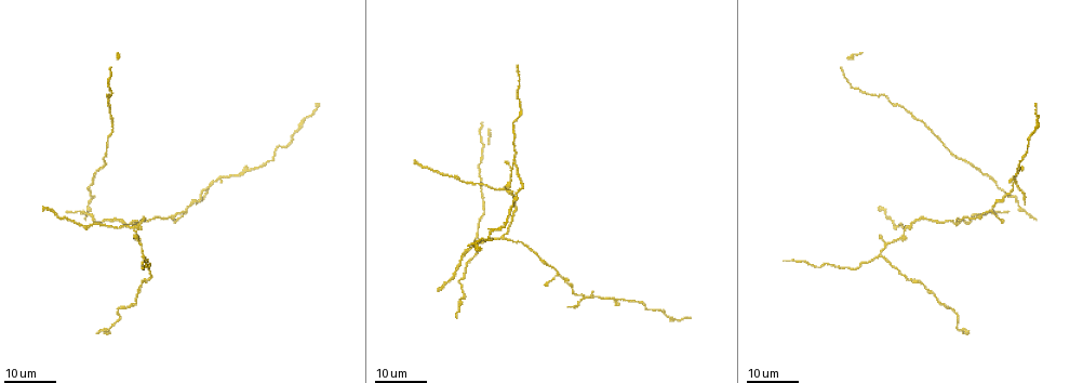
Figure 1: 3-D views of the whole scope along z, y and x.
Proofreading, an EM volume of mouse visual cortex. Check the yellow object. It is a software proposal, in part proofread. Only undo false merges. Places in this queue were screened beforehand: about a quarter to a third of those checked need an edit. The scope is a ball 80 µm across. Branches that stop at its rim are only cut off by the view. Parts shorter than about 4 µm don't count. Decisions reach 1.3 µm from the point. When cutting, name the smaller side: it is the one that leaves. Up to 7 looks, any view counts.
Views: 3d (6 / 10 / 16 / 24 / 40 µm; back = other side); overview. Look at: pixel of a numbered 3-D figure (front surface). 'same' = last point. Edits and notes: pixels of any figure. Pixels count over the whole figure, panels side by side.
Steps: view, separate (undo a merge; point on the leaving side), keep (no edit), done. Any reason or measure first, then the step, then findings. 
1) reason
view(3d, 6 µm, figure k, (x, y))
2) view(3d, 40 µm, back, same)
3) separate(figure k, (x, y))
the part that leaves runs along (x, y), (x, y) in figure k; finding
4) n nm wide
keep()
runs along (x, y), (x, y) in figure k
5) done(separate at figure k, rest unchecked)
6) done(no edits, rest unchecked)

a fork
view(3d, 24 µm, figure 1, (501, 238))

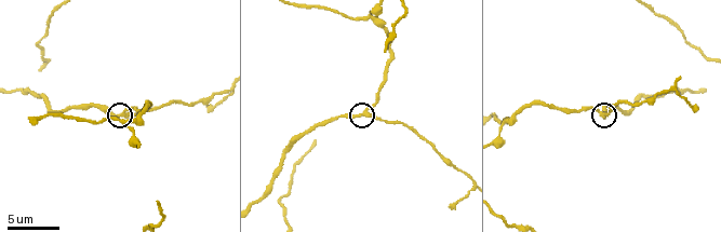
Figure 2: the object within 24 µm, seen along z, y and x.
closer look
view(3d, 10 µm, figure 2, (603, 115))

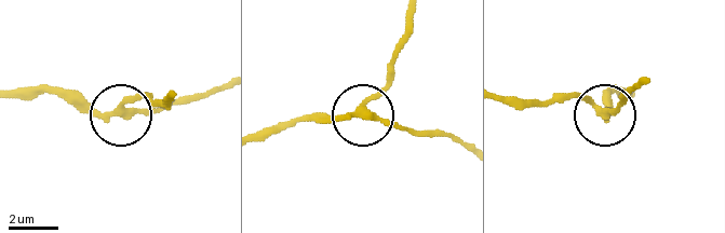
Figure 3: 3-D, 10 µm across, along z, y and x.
keep()
runs along (262, 139), (299, 121), (359, 112), (390, 73) in figure 3; continuous, no second cell

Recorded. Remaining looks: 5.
three-way junction
view(3d, 16 µm, figure 2, (125, 123))

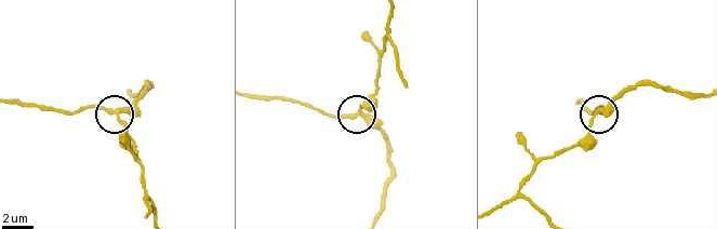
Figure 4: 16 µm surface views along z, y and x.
240 nm wide
keep()
runs along (374, 217), (392, 171), (386, 140), (357, 115), (322, 113) in figure 4; all the same cell

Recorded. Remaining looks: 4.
arms part here
view(3d, 16 µm, figure 1, (141, 254))

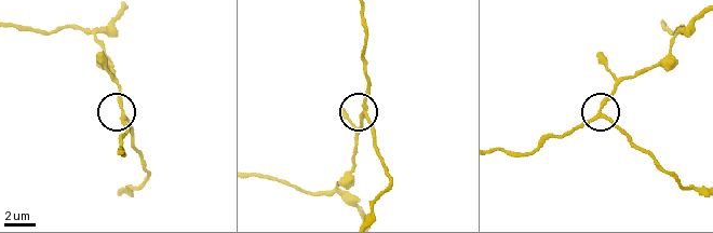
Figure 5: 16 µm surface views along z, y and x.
closer look
view(3d, 6 µm, figure 5, (600, 115))

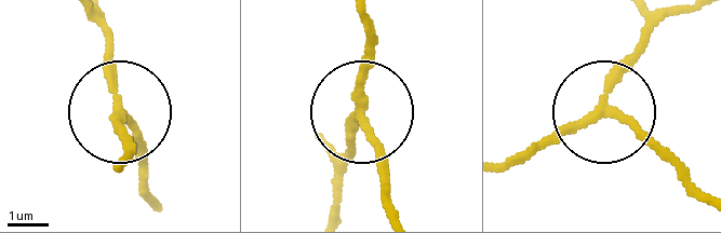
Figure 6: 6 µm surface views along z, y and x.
side arm 22 µm; 3 arms
separate(figure 6, (383, 165))
two cells meet here

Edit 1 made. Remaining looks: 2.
done(separate at figure 6, rest unchecked)

